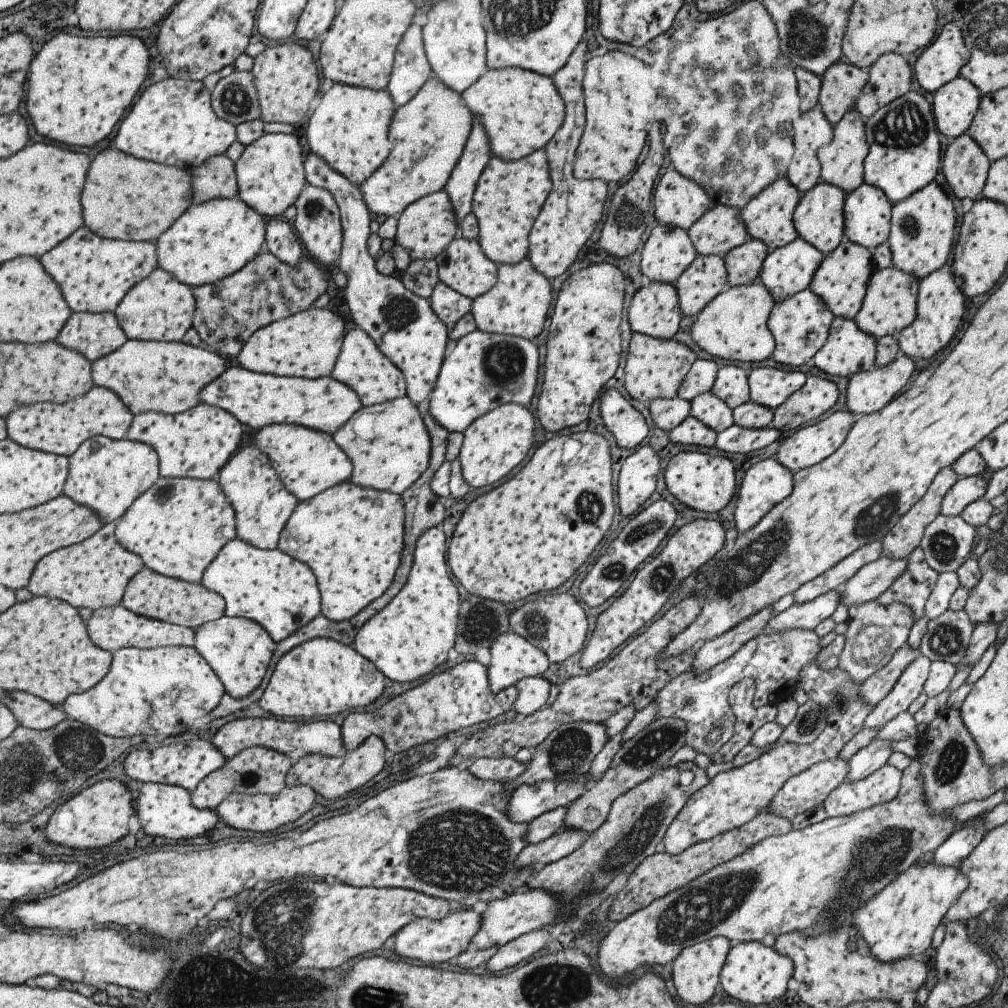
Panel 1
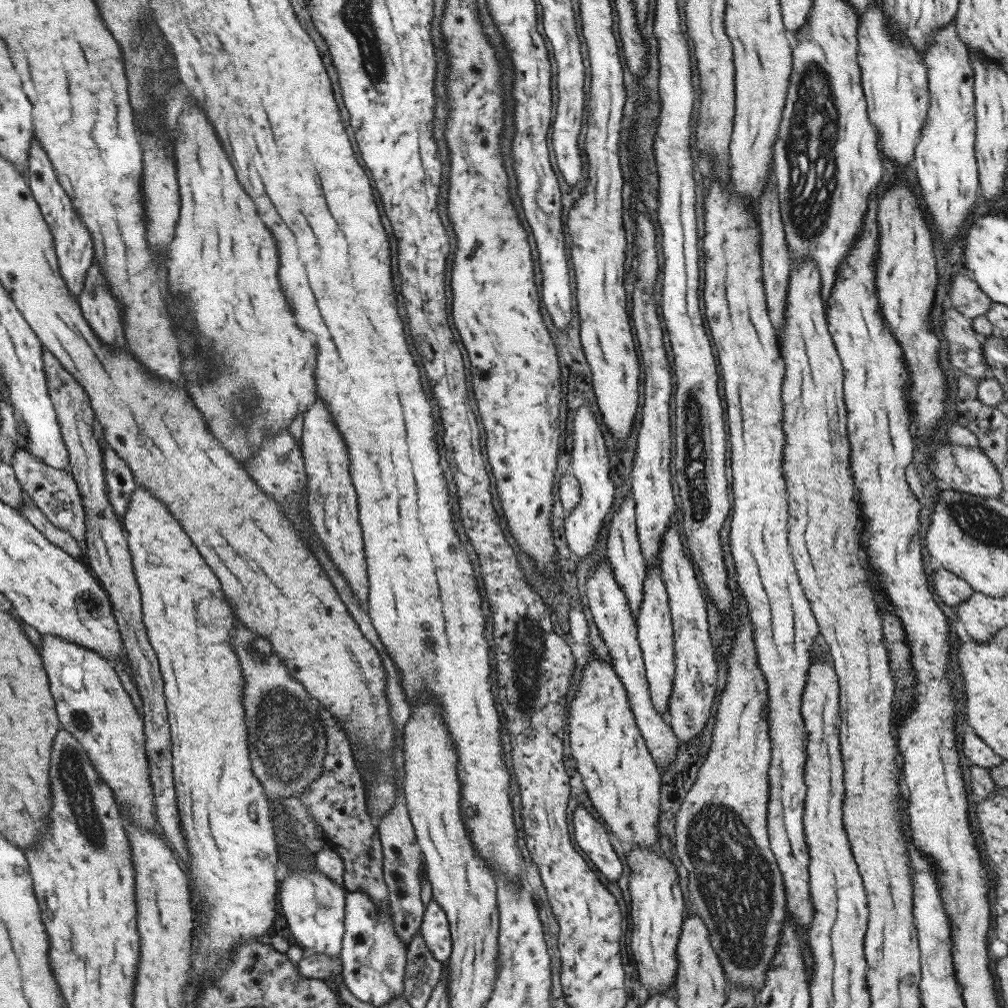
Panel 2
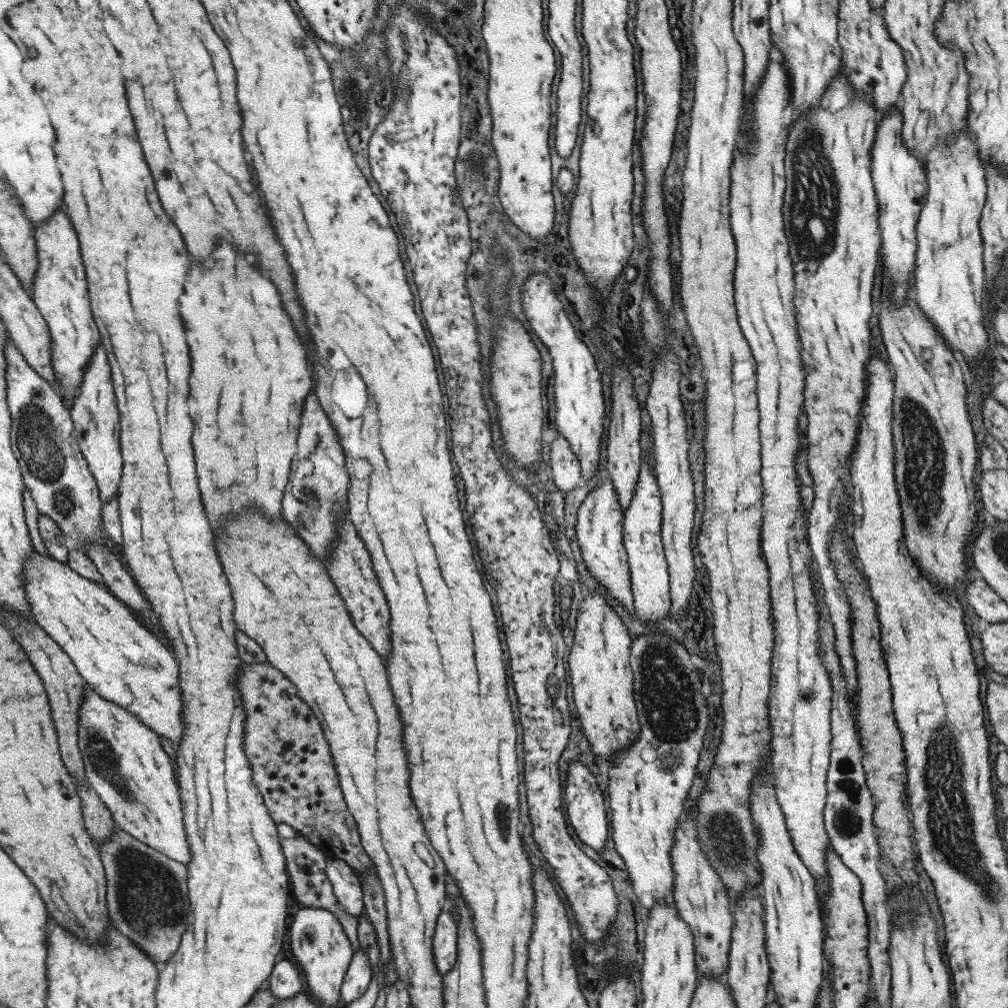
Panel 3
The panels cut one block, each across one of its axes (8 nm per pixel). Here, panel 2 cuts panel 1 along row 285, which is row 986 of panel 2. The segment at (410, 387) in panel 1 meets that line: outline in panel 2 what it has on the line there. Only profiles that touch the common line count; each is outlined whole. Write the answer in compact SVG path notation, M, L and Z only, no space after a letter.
M356 890L345 897L345 933L342 949L342 978L358 999L380 1007L404 993L407 947L394 930L391 911L380 912L366 892Z

